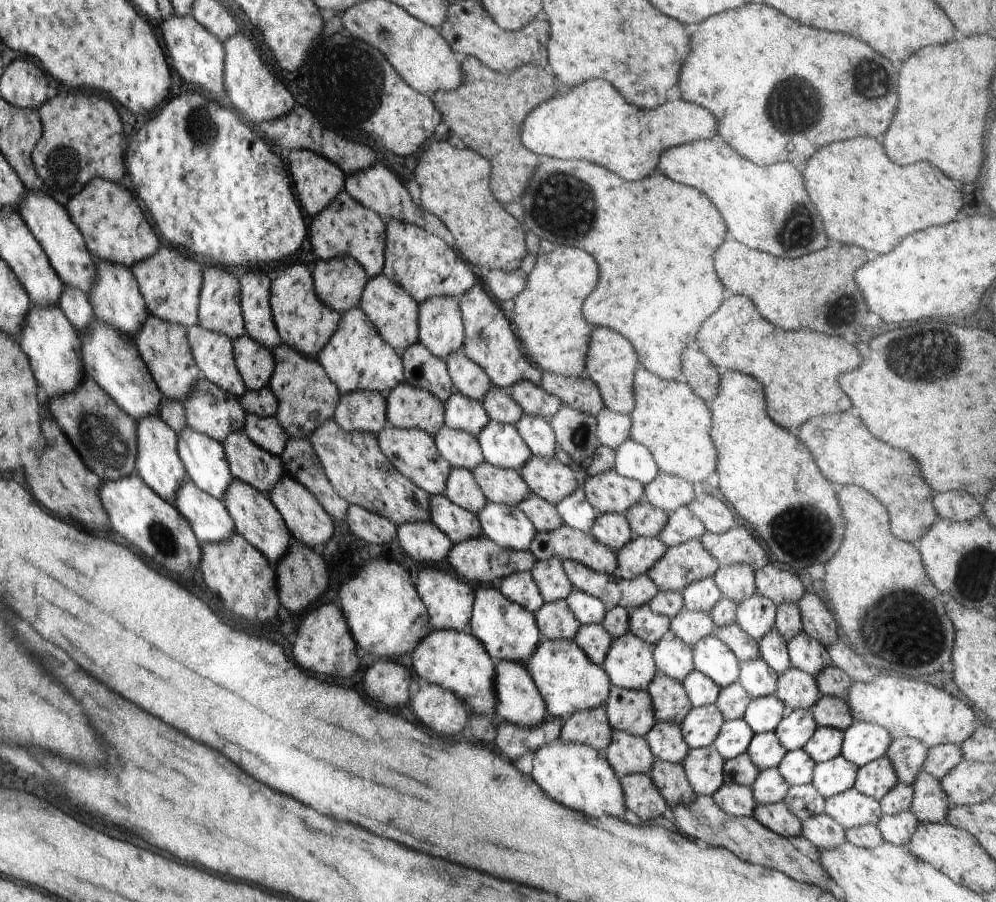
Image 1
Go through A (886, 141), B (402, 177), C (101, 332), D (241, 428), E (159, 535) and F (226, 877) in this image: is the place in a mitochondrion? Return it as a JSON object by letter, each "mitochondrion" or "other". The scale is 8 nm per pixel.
{"A":"other","B":"other","C":"mitochondrion","D":"other","E":"mitochondrion","F":"other"}

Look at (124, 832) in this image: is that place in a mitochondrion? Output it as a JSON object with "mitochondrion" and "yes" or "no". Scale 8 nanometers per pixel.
{"mitochondrion":"no"}

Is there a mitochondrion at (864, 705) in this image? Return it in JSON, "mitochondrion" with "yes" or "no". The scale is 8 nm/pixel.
{"mitochondrion":"no"}

